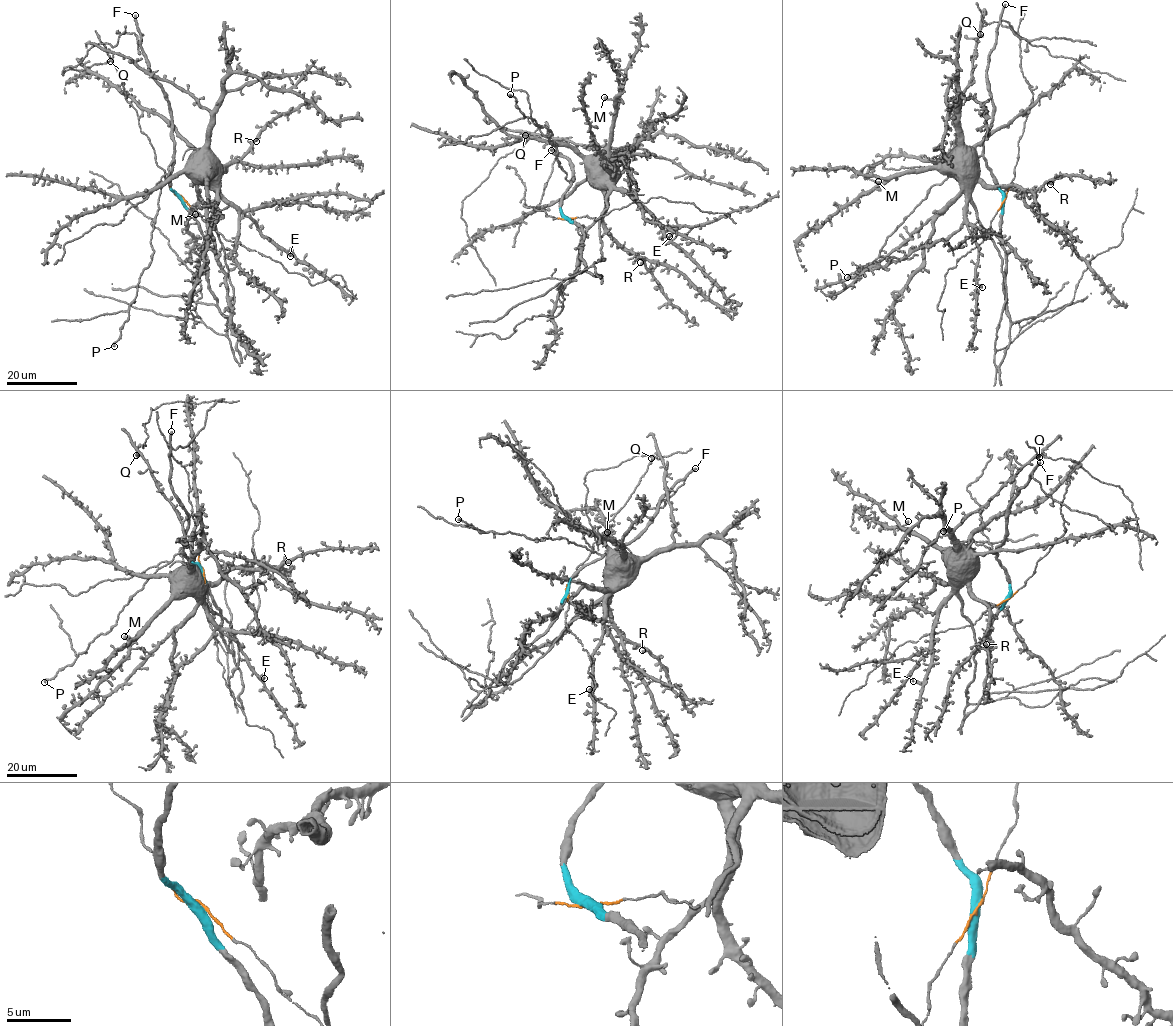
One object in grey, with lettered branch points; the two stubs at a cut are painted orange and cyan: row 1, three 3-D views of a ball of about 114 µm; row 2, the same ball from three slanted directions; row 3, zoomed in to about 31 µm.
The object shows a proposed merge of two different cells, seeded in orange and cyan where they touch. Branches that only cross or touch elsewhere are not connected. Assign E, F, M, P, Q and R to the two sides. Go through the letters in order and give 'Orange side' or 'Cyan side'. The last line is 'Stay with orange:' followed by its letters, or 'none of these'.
E: Orange side
F: Cyan side
M: Orange side
P: Cyan side
Q: Orange side
R: Orange side
Stay with orange: E, M, Q, R

